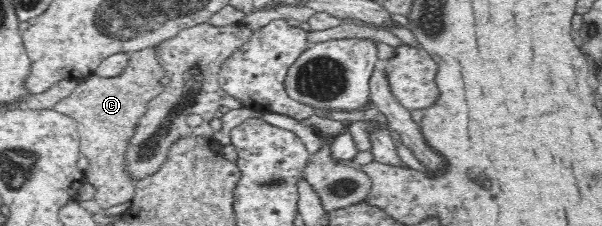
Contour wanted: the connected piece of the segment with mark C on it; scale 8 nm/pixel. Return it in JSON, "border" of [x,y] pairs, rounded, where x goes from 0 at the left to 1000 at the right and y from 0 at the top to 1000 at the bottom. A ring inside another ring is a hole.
{"border":[[[257,208],[216,230],[214,248],[213,292],[198,336],[171,345],[150,332],[145,363],[130,363],[115,420],[98,438],[88,469],[95,496],[123,522],[131,549],[131,664],[148,708],[150,735],[148,752],[140,757],[141,805],[154,819],[156,881],[168,920],[181,920],[223,872],[224,796],[208,757],[208,664],[221,611],[228,531],[241,504],[248,451],[264,425],[272,385],[264,354],[276,327],[259,257]]]}

